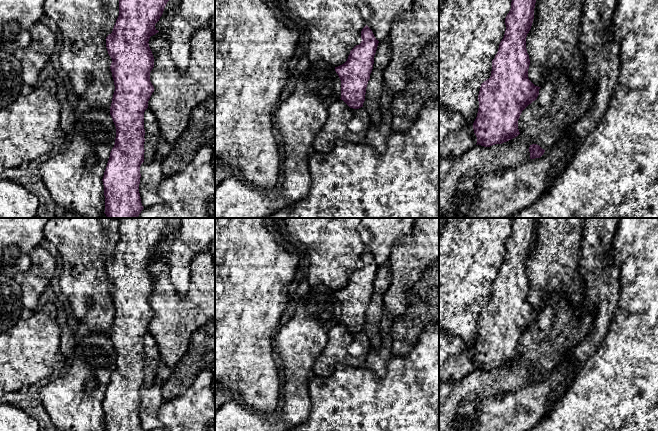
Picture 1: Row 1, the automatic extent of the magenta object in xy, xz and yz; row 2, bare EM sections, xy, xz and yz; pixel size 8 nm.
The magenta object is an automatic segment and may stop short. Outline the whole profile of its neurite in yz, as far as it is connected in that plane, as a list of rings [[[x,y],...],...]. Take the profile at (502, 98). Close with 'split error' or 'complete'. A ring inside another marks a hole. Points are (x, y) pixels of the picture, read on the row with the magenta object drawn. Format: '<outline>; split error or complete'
[[[536,0],[511,2],[511,9],[505,18],[505,34],[492,60],[491,76],[481,84],[478,95],[479,108],[473,123],[476,145],[490,147],[517,137],[520,134],[518,120],[522,111],[539,95],[541,87],[535,86],[528,78],[530,59],[526,49],[526,37],[533,23],[535,3]]]; complete

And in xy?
[[[119,0],[119,16],[113,31],[106,37],[106,48],[112,59],[110,66],[115,91],[110,107],[110,115],[116,127],[115,144],[103,176],[105,214],[107,218],[137,218],[143,206],[139,184],[140,166],[144,162],[144,112],[154,92],[150,72],[154,67],[154,57],[149,47],[149,39],[159,31],[155,24],[163,14],[169,0]]]; complete

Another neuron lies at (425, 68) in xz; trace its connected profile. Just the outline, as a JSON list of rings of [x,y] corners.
[[[439,34],[428,42],[422,53],[407,69],[407,84],[392,99],[392,129],[403,132],[411,128],[422,107],[430,100],[439,100]]]

